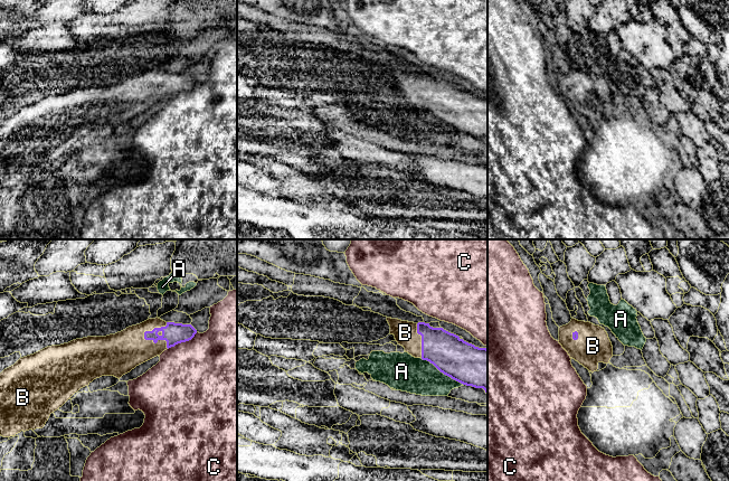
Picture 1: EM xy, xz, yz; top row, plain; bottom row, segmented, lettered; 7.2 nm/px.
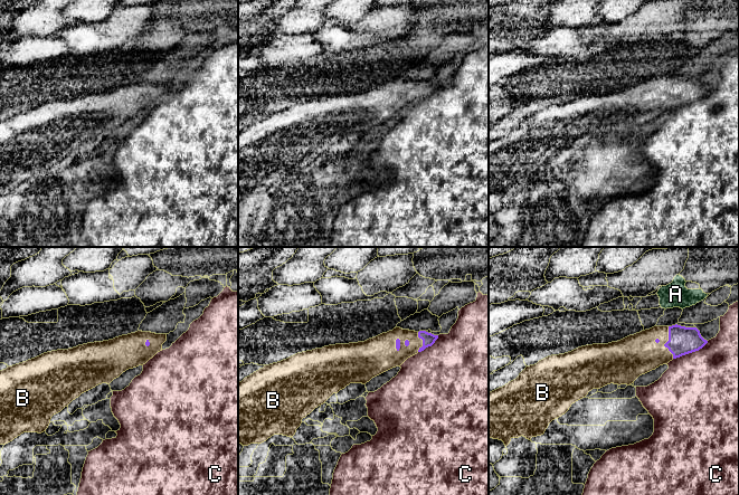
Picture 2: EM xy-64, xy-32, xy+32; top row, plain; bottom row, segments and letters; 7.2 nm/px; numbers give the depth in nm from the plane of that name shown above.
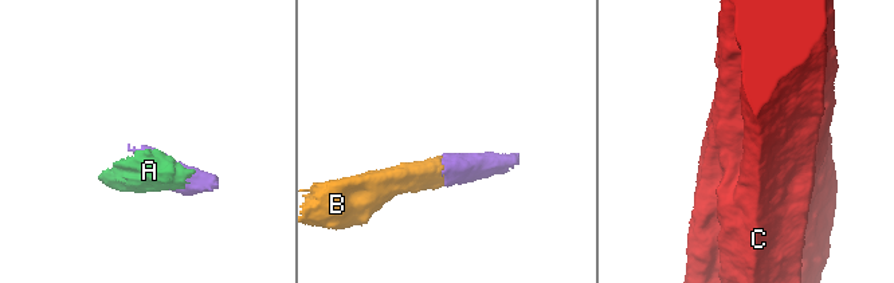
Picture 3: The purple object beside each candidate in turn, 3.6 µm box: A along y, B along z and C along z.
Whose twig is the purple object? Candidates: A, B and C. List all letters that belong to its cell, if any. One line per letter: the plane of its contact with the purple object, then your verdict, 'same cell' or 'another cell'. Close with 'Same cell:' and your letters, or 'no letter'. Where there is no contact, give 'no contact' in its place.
A: xz | another cell
B: xy | same cell
C: xy | another cell
Same cell: B

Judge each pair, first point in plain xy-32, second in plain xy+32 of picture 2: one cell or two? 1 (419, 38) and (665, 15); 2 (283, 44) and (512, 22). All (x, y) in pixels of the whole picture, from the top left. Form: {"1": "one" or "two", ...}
{"1": "two", "2": "two"}

